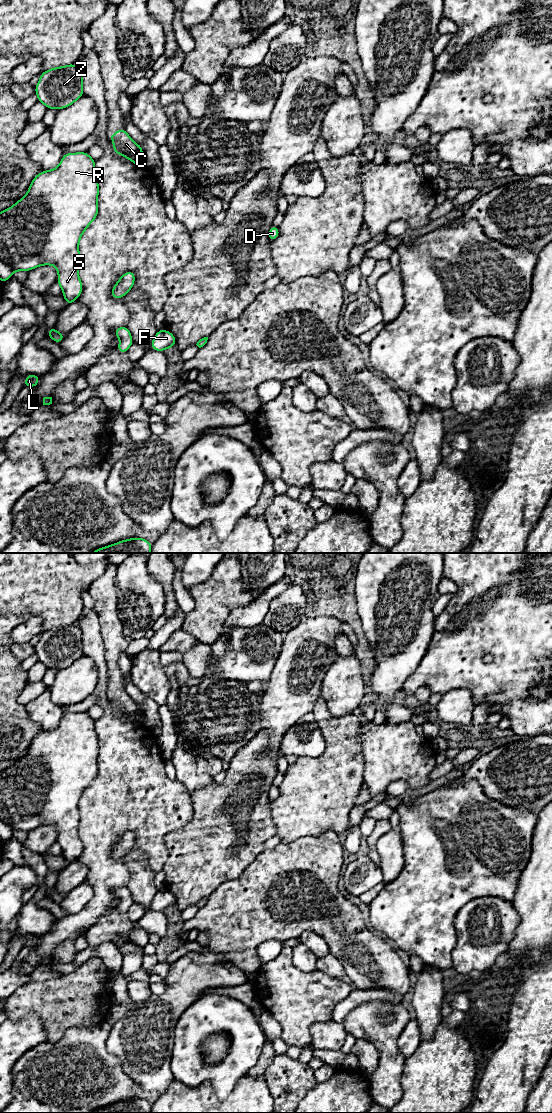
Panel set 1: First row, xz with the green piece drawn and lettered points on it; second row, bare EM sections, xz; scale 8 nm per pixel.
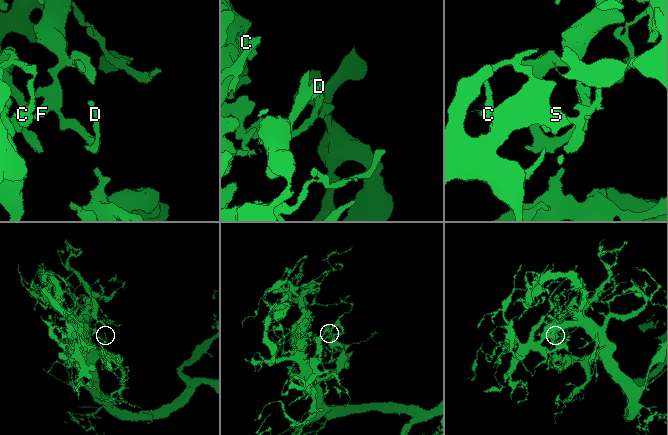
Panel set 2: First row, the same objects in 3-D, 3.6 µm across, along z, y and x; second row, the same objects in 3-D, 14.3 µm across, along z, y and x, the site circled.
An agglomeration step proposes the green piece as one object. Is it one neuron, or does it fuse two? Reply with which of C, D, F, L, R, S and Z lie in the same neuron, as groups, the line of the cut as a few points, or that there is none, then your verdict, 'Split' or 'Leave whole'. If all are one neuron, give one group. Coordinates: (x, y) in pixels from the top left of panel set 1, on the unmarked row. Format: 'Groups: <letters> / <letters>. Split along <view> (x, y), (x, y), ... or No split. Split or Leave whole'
Groups: C / D F L R S Z. Split along xz (135, 704), (142, 714). Split

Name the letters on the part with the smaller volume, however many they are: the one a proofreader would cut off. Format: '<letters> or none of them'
C

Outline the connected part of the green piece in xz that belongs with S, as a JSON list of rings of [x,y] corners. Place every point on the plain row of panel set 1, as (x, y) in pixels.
[[[87,712],[65,713],[60,724],[37,734],[27,754],[10,768],[0,772],[0,841],[8,841],[14,831],[29,831],[41,825],[53,825],[58,830],[57,843],[62,849],[66,866],[75,862],[83,850],[78,835],[79,800],[98,775],[99,754],[95,720]]]

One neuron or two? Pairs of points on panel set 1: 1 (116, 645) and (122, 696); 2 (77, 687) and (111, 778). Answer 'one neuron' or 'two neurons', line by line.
1: one neuron
2: two neurons

